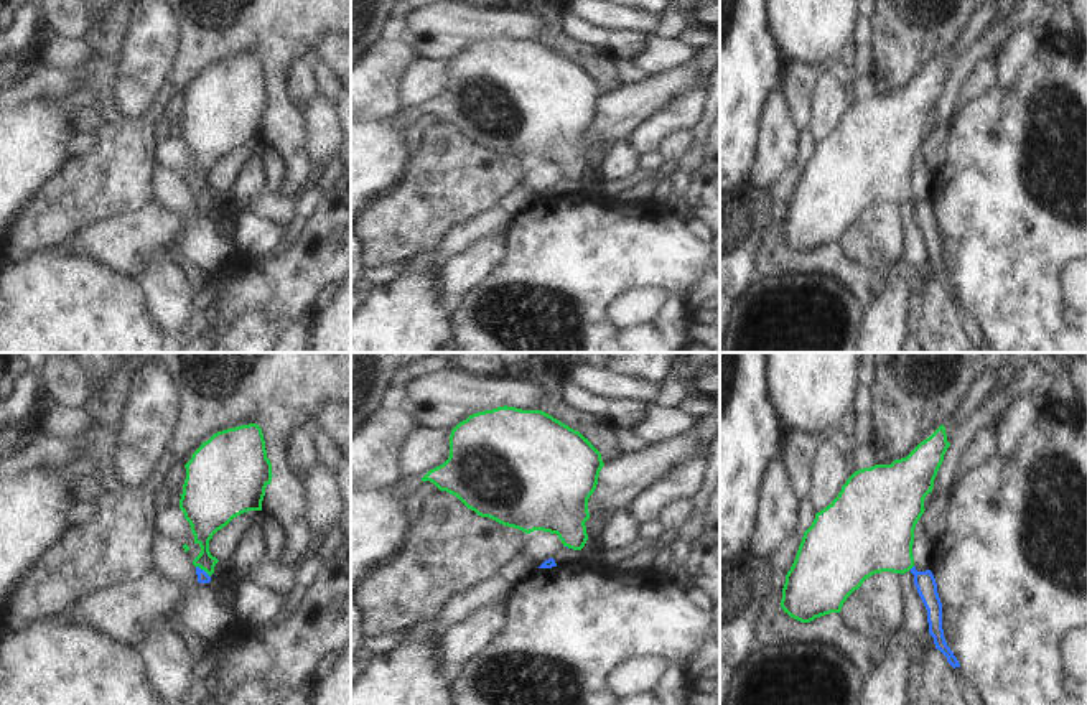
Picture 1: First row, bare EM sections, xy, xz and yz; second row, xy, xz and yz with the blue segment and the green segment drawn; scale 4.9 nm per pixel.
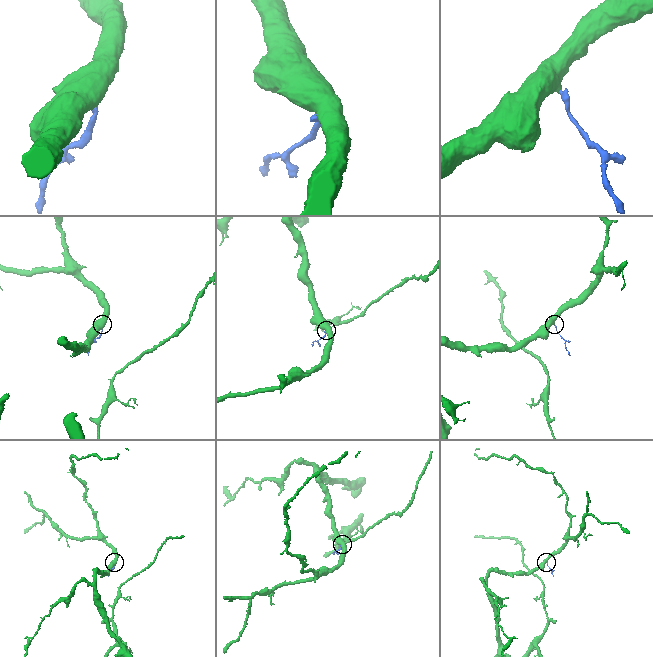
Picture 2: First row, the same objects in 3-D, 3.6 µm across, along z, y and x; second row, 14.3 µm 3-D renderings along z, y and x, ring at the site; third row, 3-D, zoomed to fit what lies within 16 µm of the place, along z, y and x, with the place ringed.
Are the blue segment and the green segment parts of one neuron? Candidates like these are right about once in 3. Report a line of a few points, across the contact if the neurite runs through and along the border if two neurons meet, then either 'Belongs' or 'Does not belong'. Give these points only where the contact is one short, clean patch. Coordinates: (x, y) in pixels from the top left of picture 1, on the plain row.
Line: xy (203, 208), (203, 201), (206, 150). Belongs

